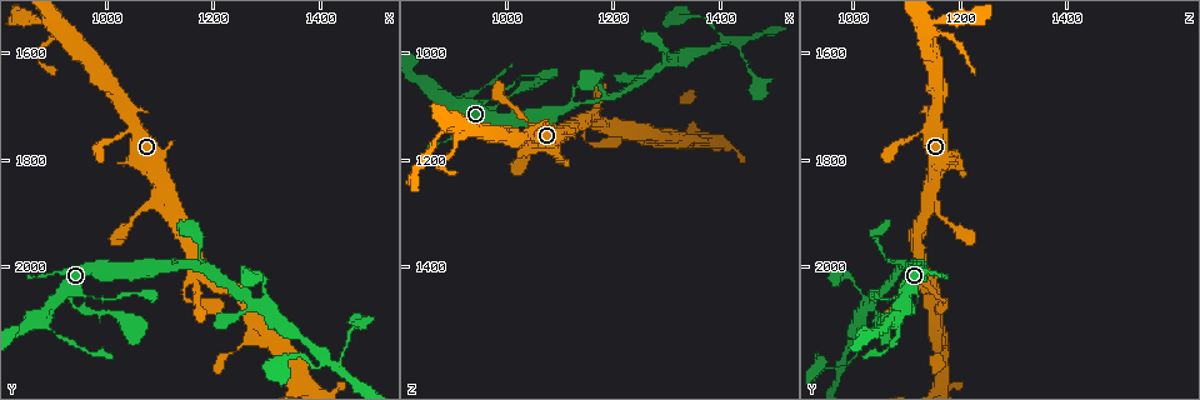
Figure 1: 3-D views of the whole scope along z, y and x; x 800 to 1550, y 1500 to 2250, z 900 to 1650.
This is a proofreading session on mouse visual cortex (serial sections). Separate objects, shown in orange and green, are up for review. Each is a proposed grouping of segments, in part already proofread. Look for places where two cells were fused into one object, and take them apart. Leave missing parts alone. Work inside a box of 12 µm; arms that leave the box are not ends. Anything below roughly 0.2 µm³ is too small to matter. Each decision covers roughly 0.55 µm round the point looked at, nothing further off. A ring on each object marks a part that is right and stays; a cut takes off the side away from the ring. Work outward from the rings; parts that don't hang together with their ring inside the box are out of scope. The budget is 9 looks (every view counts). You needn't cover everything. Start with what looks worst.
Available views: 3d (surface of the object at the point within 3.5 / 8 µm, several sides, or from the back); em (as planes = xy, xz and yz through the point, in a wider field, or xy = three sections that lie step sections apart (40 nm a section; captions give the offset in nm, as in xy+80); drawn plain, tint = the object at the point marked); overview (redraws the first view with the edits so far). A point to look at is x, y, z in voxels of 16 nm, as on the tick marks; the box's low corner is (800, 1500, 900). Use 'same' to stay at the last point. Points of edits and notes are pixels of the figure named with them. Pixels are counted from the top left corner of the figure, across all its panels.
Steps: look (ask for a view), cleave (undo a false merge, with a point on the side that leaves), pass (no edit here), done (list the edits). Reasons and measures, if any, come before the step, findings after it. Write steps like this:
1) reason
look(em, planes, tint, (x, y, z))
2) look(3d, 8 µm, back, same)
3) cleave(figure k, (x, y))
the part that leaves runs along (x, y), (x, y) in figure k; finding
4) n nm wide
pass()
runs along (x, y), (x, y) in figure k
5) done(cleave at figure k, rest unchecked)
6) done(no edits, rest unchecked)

thin neck
look(3d, 3.5 µm, (950, 2085, 1115))

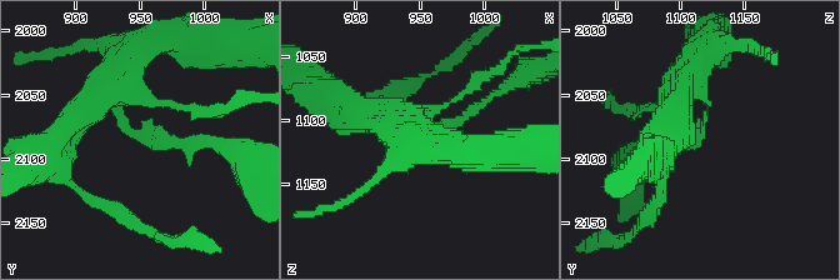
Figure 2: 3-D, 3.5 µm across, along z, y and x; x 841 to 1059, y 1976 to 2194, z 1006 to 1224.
pass()
runs along (123, 73), (115, 99), (134, 134), (210, 141) in figure 2; all the same cell

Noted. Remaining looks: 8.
calibre changes
look(3d, 3.5 µm, (1105, 2000, 1110))

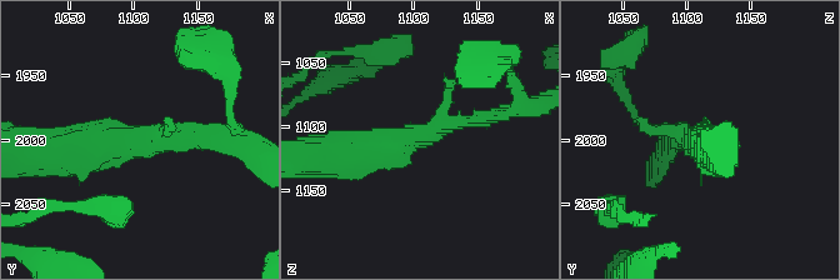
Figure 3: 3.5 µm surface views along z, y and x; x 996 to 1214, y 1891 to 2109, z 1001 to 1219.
look(em, xy, step 5, tint, (1104, 2004, 1110))

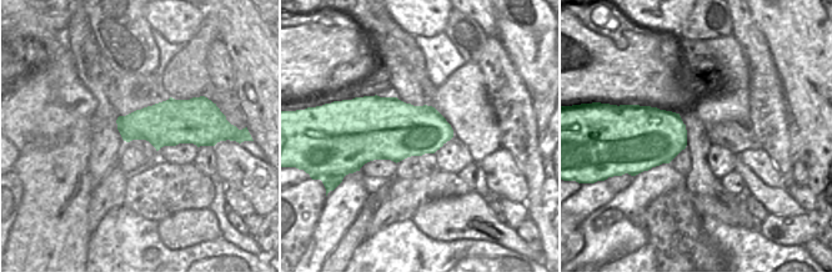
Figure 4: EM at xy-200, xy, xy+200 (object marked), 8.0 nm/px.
pass()
runs along (334, 154), (491, 115) in figure 3; continuous, no second cell

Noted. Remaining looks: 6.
sudden change in width
look(3d, 3.5 µm, (1295, 2085, 1020))

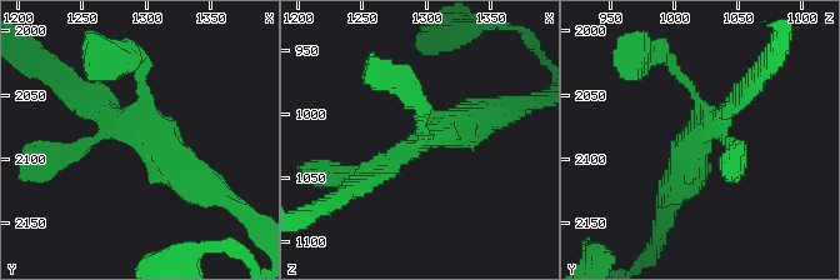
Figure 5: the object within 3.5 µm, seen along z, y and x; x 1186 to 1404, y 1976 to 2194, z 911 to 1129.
look(em, xy, step 5, tint, (1296, 2082, 1020))

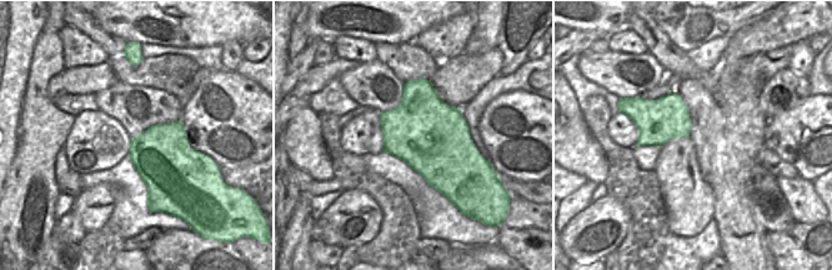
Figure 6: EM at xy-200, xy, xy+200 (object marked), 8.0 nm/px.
pass()
runs along (84, 88), (203, 188) in figure 5; continuous, no second cell

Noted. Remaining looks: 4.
side arm on a straight run
look(3d, 8 µm, (1410, 2175, 985))

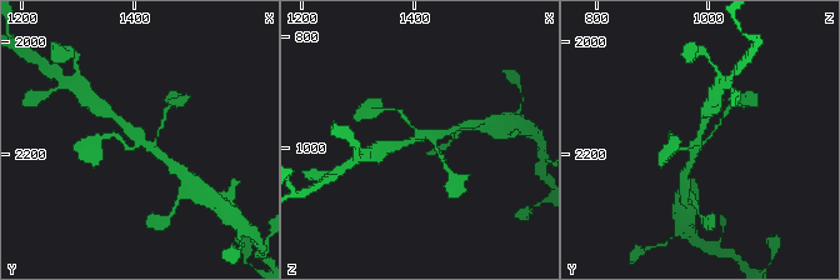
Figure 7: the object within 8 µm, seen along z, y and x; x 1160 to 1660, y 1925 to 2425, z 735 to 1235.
look(em, planes, tint, (1405, 2180, 985))

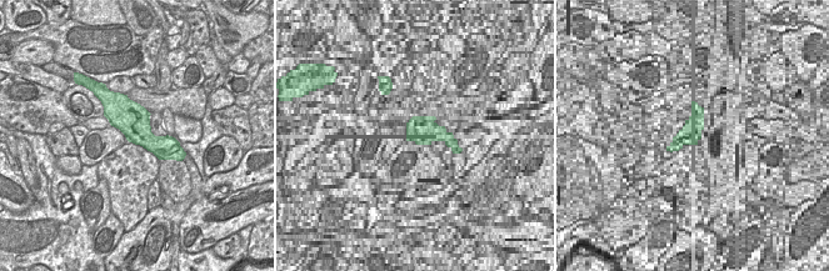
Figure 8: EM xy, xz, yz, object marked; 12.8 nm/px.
pass()
all the same cell

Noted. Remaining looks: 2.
done(no edits, rest unchecked)

